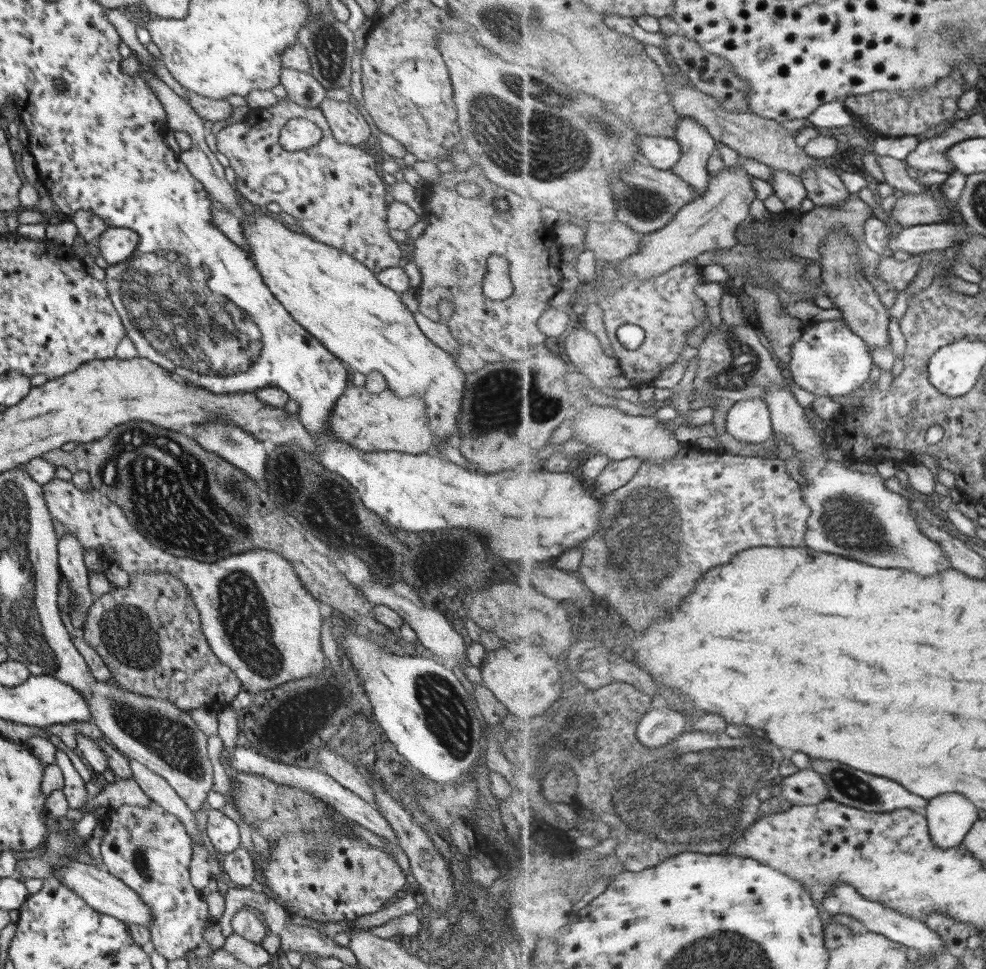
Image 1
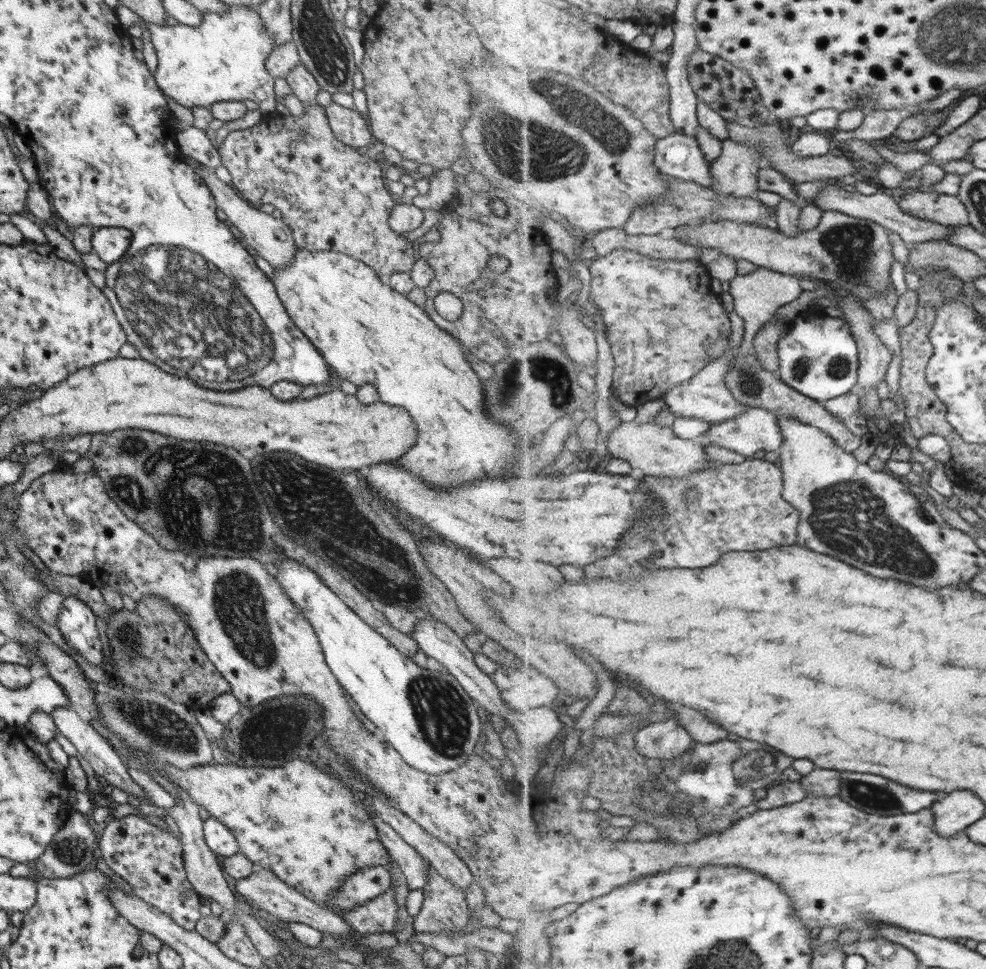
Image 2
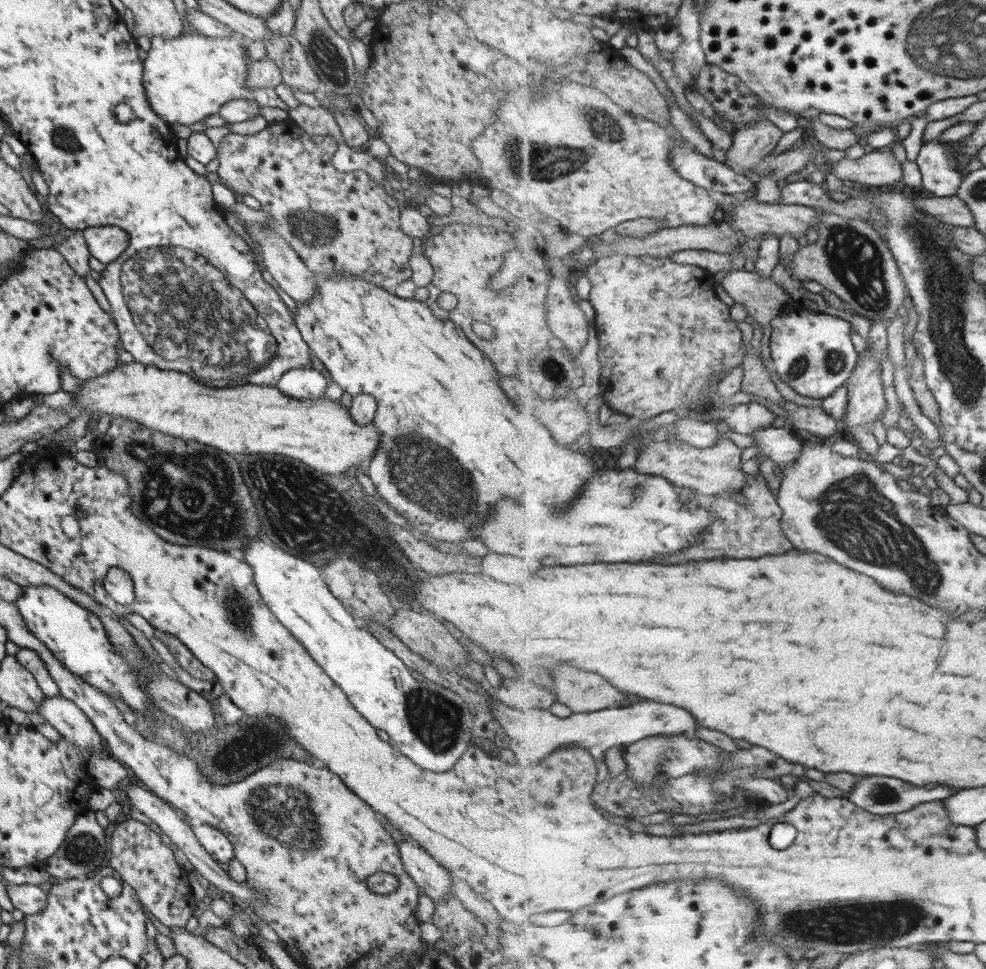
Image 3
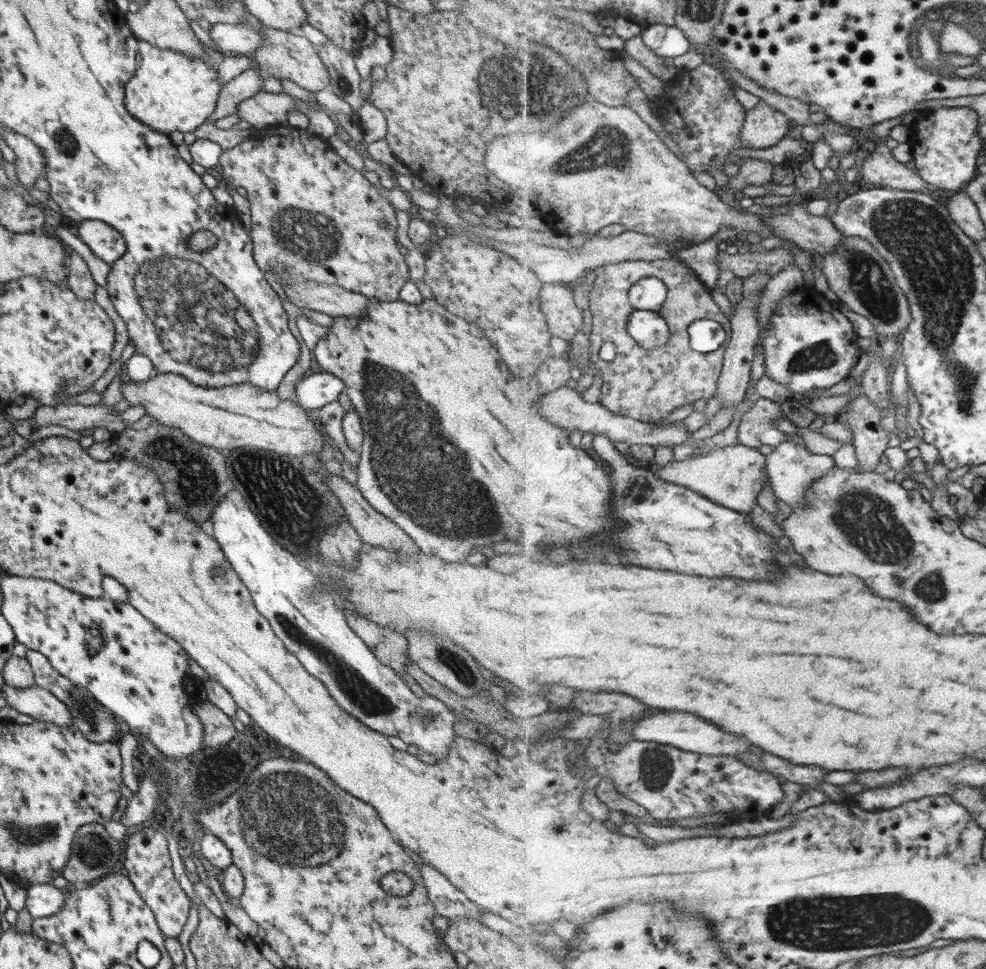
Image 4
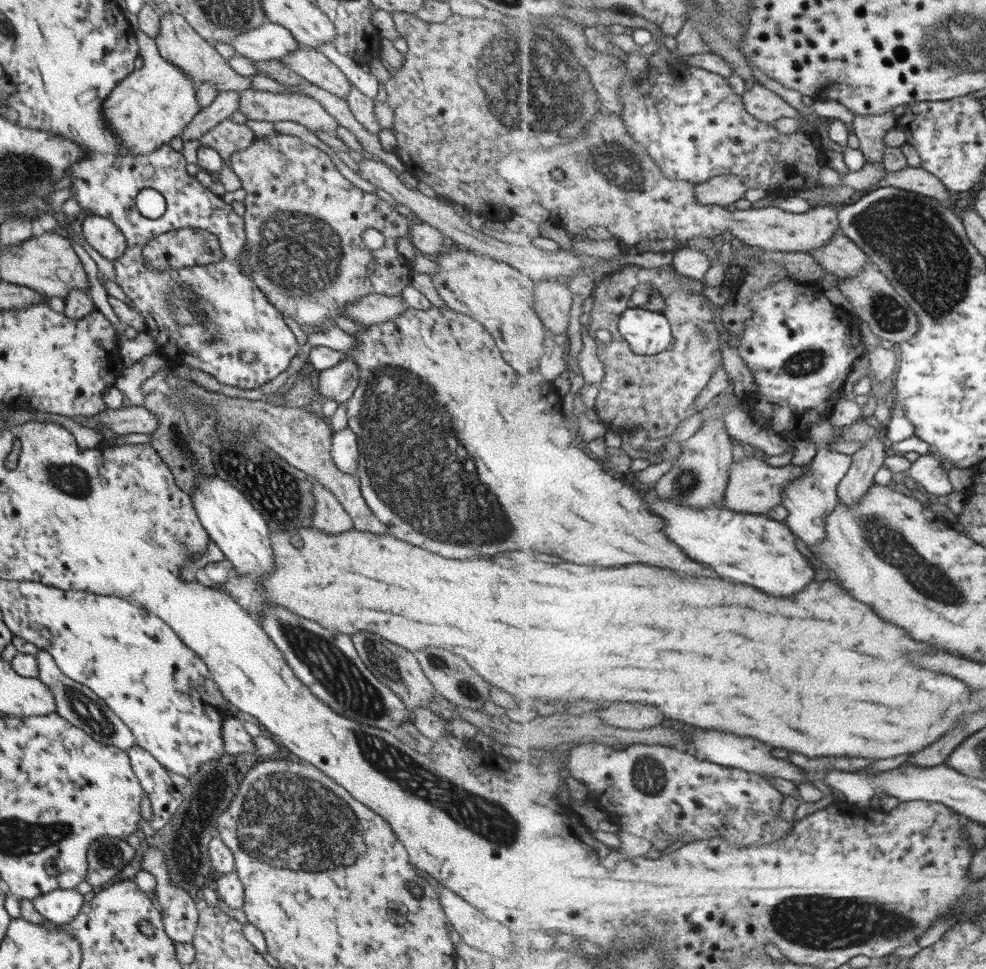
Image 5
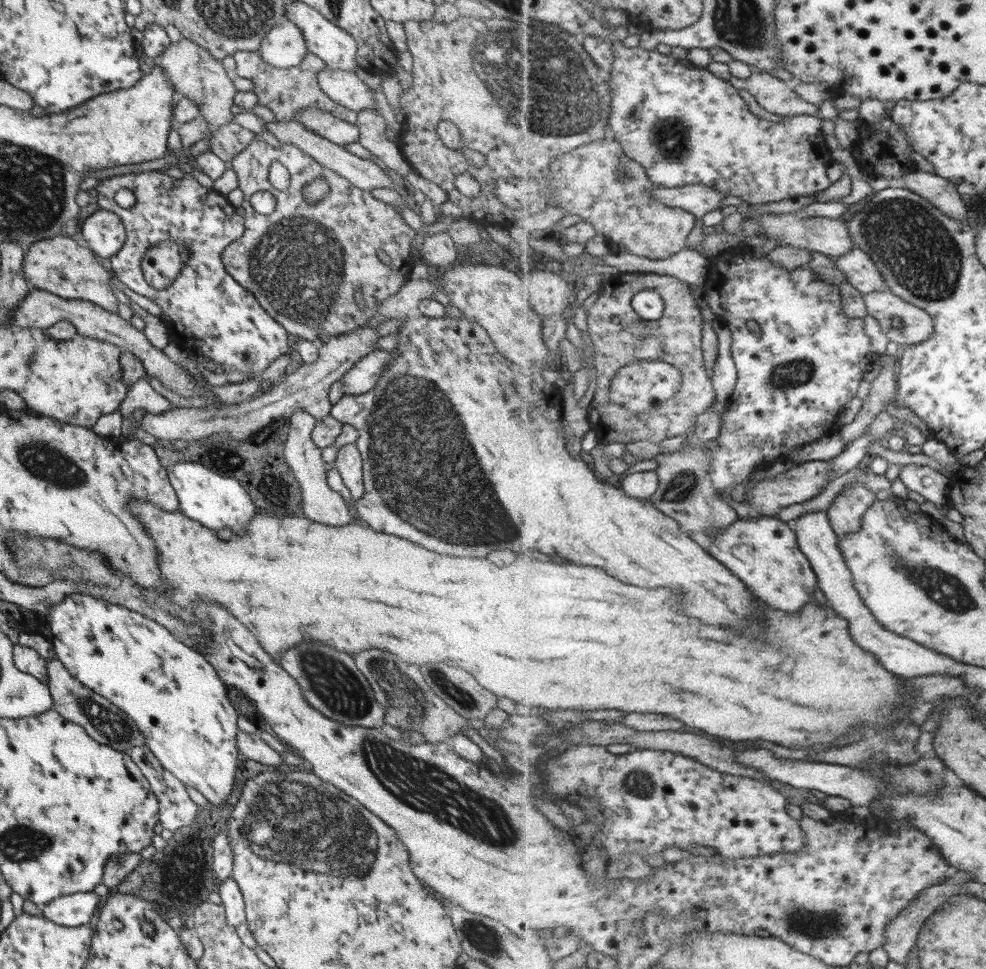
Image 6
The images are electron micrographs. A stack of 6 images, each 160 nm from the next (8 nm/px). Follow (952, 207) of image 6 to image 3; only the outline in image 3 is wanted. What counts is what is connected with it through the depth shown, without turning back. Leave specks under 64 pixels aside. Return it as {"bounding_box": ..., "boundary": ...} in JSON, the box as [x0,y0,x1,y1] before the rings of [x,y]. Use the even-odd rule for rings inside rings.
{"bounding_box":[831,149,903,189],"boundary":[[[886,149],[866,153],[859,159],[841,158],[831,166],[831,171],[841,181],[889,189],[892,184],[903,181],[903,166],[899,161],[890,149]]]}

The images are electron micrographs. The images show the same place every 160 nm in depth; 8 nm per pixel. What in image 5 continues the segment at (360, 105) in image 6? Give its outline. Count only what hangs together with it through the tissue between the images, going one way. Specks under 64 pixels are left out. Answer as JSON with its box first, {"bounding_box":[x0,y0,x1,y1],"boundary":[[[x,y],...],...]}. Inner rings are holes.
{"bounding_box":[279,45,349,99],"boundary":[[[301,45],[293,52],[282,56],[279,61],[313,86],[342,99],[348,96],[349,81],[319,50]]]}

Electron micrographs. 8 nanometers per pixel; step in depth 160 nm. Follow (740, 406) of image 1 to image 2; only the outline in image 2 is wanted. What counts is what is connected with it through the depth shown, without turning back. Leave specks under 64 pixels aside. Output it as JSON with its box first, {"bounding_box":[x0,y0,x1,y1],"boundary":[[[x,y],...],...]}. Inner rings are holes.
{"bounding_box":[702,406,784,457],"boundary":[[[749,406],[748,409],[733,420],[726,420],[720,423],[712,423],[712,427],[704,432],[702,443],[718,444],[723,448],[729,448],[745,457],[751,457],[757,452],[765,451],[779,453],[784,443],[784,436],[781,430],[776,413],[767,408]]]}

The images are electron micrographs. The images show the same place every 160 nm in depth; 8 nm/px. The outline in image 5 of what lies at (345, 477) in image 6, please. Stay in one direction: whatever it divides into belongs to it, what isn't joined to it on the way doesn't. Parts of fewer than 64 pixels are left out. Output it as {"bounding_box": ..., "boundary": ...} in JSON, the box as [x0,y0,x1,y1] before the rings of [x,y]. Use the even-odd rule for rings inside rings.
{"bounding_box":[330,427,359,476],"boundary":[[[349,427],[332,434],[330,457],[335,468],[354,476],[358,465],[359,449],[355,435]]]}

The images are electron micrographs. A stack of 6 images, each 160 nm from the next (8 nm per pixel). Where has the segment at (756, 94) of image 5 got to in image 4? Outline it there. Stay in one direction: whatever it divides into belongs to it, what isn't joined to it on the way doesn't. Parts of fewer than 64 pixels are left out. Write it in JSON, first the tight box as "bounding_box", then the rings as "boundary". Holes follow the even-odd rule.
{"bounding_box":[740,100,793,148],"boundary":[[[760,100],[748,110],[740,135],[748,148],[771,148],[792,128],[793,123],[784,112]]]}

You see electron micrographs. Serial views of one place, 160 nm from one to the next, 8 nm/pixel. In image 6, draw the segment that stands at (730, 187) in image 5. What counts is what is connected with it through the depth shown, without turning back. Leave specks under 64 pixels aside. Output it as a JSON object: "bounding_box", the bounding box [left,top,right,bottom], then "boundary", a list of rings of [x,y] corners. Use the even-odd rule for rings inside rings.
{"bounding_box":[653,184,727,234],"boundary":[[[703,184],[686,185],[678,188],[661,187],[653,192],[653,199],[663,205],[671,205],[673,208],[684,208],[692,212],[697,222],[691,234],[702,232],[702,218],[707,212],[717,210],[721,201],[727,197],[723,193]]]}

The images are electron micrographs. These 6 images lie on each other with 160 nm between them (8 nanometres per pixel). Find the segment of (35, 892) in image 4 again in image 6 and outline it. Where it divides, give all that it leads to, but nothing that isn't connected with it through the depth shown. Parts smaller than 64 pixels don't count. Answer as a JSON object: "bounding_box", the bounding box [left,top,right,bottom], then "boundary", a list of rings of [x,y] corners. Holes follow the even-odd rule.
{"bounding_box":[41,891,102,927],"boundary":[[[93,891],[58,896],[41,906],[42,917],[66,927],[89,924],[91,916],[95,916],[97,906],[101,905],[102,900]]]}

